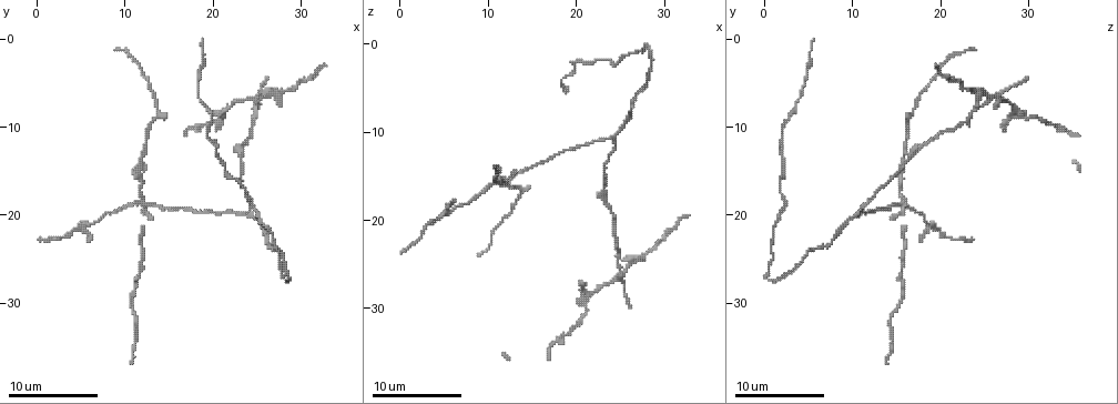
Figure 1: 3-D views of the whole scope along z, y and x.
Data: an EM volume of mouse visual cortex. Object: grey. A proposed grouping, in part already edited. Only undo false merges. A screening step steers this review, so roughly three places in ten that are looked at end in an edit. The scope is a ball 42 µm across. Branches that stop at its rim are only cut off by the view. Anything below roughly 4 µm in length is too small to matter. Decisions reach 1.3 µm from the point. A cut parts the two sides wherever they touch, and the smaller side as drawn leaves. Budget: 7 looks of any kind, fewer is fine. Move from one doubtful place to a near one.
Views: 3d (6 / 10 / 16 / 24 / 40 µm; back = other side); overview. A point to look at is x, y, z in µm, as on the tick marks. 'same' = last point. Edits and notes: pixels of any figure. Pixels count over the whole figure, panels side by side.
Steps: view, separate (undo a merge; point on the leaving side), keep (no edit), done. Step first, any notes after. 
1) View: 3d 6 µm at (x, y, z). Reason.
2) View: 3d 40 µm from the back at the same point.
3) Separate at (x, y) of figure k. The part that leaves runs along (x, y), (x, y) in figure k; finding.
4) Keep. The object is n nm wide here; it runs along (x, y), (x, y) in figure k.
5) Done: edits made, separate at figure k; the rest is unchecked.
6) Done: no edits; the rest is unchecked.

View: 3d 10 µm at (25.6, 6.4, 26.0). Four or more arms meet.

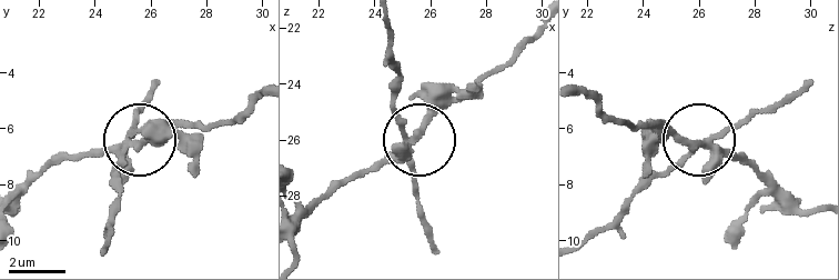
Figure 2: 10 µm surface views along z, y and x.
View: 3d 6 µm at (25.4, 6.6, 25.9).

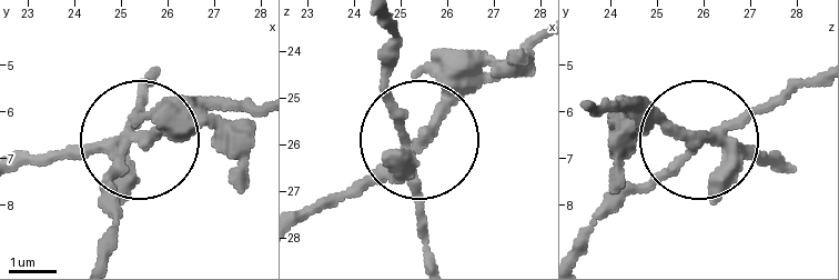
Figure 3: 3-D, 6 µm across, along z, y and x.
Separate at (443, 99) of figure 3. The object is 250 nm wide here; the part that leaves runs along (127, 142), (23, 158) in figure 3; a second neuron is stuck on.

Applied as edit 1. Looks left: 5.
View: 3d 16 µm at (24.0, 19.6, 11.0). Three-way junction.

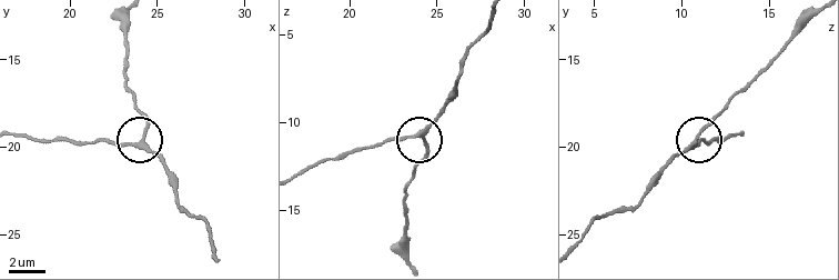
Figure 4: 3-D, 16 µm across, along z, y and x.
Keep. The object is 210 nm wide here; it runs along (663, 171), (724, 107) in figure 4; continuous, no second neuron.

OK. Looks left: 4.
View: 3d 6 µm at (15.4, 19.6, 13.8). Calibre changes.

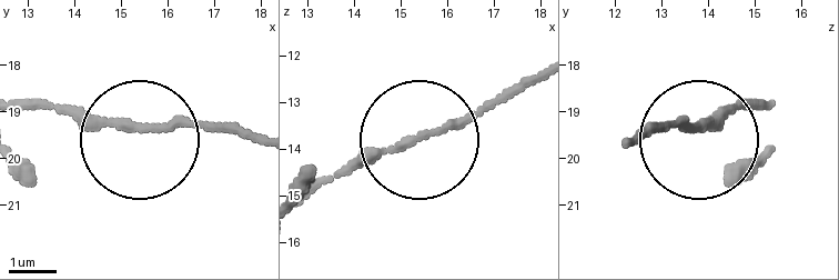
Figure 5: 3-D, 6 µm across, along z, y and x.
Keep. It runs along (633, 141), (676, 121), (700, 132), (728, 109), (751, 109) in figure 5; continuous, no second neuron.

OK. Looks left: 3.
View: 3d 10 µm at (11.8, 18.6, 16.0).

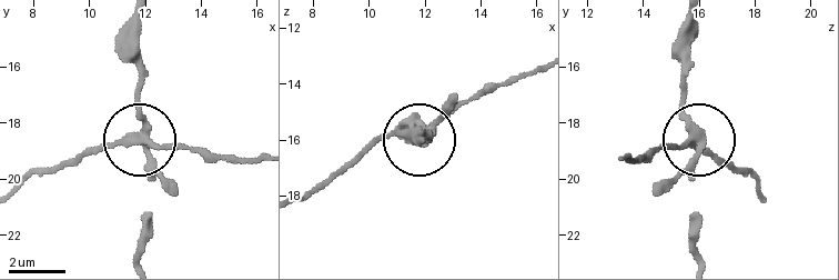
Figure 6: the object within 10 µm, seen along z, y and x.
View: 3d 6 µm at (11.9, 18.4, 15.9).

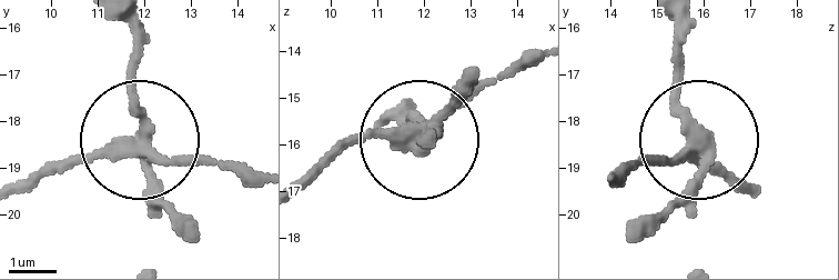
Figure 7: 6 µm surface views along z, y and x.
Keep. 4 arms meet here; it runs along (614, 177), (697, 141), (717, 173) in figure 7; all the same neuron.

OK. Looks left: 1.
Done: edits made, separate at figure 3; the rest is unchecked.

